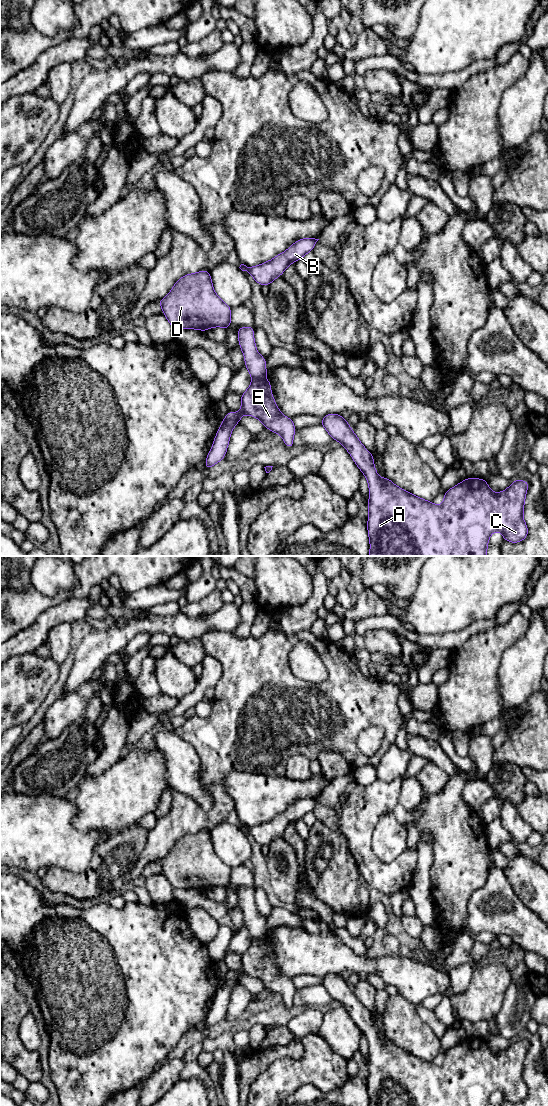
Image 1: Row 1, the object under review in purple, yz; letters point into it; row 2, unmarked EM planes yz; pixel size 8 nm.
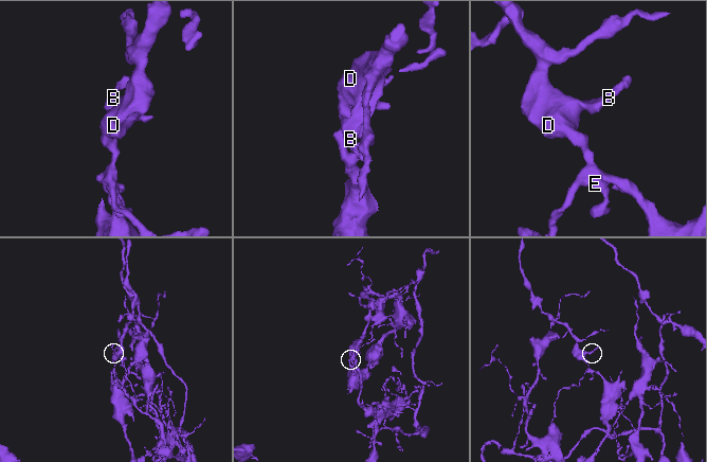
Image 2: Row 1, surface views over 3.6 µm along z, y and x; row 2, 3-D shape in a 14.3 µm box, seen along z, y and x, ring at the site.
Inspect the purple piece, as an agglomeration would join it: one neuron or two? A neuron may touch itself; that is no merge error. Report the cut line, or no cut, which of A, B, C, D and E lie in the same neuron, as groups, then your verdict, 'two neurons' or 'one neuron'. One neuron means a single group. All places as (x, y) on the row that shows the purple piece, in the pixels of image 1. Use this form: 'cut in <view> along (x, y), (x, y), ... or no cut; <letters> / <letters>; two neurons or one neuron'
cut in yz along (262, 377), (252, 379); A C E / B D; two neurons

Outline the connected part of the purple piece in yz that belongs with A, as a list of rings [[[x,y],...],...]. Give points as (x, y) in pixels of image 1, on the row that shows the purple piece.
[[[329,413],[322,418],[321,425],[333,440],[343,445],[360,471],[365,475],[369,486],[367,521],[370,552],[368,556],[487,556],[487,547],[491,534],[500,531],[503,540],[518,543],[528,536],[528,527],[523,519],[526,492],[529,483],[526,480],[514,480],[504,491],[494,493],[486,479],[467,478],[444,493],[440,506],[426,501],[396,486],[386,476],[381,479],[374,466],[373,455],[363,446],[347,420],[342,415]]]

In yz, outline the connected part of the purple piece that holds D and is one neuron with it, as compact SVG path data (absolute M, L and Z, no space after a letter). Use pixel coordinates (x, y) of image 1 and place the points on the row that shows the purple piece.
M209 270L186 274L178 279L169 294L157 302L173 329L197 329L205 332L212 327L231 326L231 307L214 292Z

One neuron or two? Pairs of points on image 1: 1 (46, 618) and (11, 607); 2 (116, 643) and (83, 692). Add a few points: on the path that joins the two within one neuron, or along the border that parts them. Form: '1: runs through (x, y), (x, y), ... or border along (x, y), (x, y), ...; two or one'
1: border along (59, 603), (47, 608), (30, 625), (21, 630); two
2: border along (91, 677), (72, 692); two

